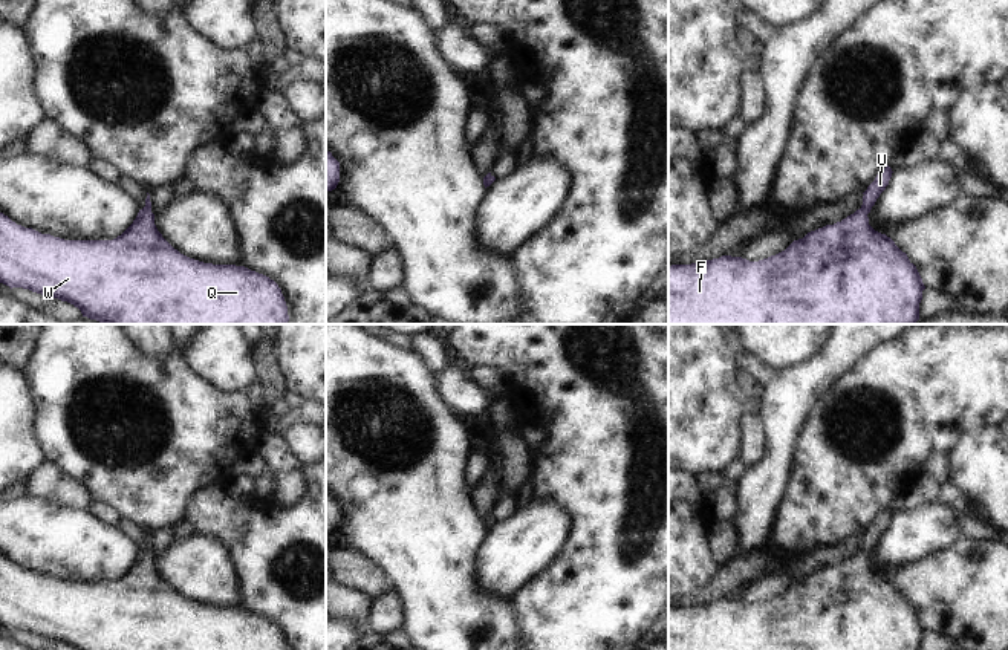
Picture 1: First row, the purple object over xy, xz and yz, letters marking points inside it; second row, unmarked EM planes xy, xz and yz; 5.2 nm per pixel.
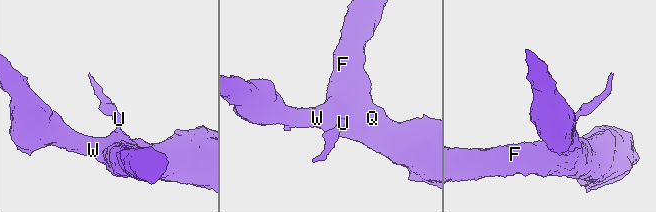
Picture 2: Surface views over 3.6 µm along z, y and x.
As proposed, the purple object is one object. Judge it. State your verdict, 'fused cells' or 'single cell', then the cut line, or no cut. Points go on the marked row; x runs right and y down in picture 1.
single cell | no cut

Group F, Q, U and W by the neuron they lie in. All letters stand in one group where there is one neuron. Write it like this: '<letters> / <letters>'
F Q U W

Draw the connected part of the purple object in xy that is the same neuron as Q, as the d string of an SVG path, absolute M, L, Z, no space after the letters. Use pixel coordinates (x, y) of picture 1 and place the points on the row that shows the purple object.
M150 194L133 223L113 240L64 240L24 228L0 213L0 283L67 301L101 324L288 324L281 289L269 277L236 265L213 265L174 249L158 231Z

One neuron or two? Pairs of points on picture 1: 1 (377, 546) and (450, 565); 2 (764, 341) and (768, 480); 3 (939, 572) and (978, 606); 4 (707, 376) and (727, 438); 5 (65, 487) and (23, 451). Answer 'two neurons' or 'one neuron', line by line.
1: one neuron
2: two neurons
3: one neuron
4: one neuron
5: two neurons

